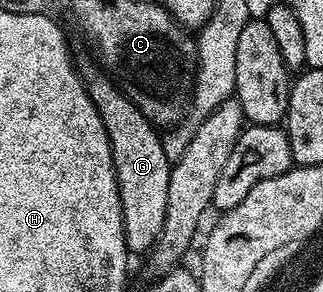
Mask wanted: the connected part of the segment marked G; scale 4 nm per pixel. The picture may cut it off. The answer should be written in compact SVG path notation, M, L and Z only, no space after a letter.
M101 78L89 80L86 88L102 119L103 127L106 128L107 138L110 139L127 249L134 255L142 252L145 254L156 244L165 223L171 160L164 151L163 138L155 126L134 107L114 81Z

